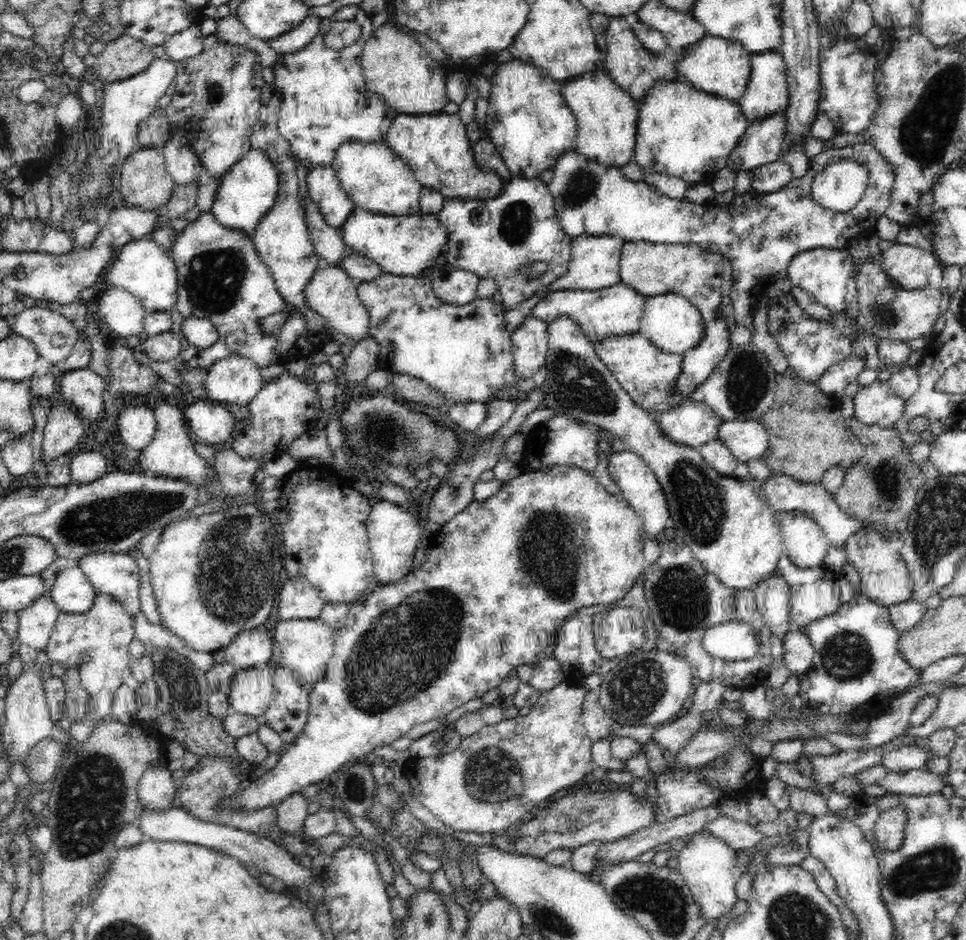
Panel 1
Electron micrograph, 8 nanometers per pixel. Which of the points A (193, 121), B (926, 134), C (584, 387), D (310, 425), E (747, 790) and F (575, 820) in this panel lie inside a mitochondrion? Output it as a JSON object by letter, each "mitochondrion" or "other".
{"A":"mitochondrion","B":"mitochondrion","C":"mitochondrion","D":"other","E":"other","F":"mitochondrion"}

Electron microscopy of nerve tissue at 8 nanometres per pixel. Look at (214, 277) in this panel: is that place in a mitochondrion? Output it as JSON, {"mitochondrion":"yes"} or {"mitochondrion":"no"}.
{"mitochondrion":"yes"}

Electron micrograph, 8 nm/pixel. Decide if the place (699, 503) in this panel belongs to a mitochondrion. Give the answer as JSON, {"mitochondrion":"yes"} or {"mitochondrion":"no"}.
{"mitochondrion":"yes"}

